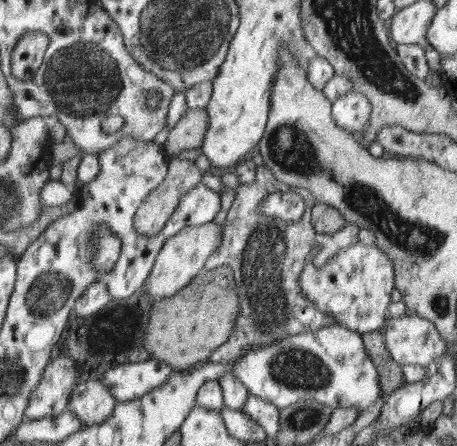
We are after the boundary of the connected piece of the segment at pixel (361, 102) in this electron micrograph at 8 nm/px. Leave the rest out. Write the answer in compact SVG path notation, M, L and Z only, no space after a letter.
M348 91L331 102L331 114L340 128L359 136L372 122L372 104L363 94Z

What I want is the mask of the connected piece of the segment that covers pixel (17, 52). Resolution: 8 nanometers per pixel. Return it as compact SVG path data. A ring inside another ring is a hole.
M40 32L27 33L20 39L12 52L12 68L16 69L16 79L32 79L43 63L46 46L50 40Z

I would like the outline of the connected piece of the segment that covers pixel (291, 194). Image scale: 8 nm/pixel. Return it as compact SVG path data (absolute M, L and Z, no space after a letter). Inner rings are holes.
M291 189L289 192L276 192L270 194L262 209L264 215L268 218L282 219L287 224L293 224L294 221L300 220L304 214L304 200L296 189Z

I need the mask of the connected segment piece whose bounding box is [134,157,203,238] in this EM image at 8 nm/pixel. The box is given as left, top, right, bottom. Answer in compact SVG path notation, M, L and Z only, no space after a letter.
M172 157L170 164L167 178L148 195L135 214L134 226L147 238L161 232L181 196L196 187L203 175L194 160Z

